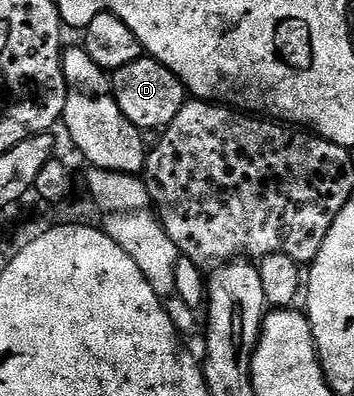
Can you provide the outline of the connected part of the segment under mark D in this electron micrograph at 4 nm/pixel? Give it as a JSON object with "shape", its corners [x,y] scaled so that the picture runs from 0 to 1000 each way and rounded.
{"shape":[[[418,141],[316,179],[314,205],[319,240],[347,293],[359,293],[359,303],[370,303],[370,313],[381,313],[401,333],[463,331],[483,313],[483,303],[506,293],[506,273],[517,273],[528,255],[523,215],[460,159]]]}

